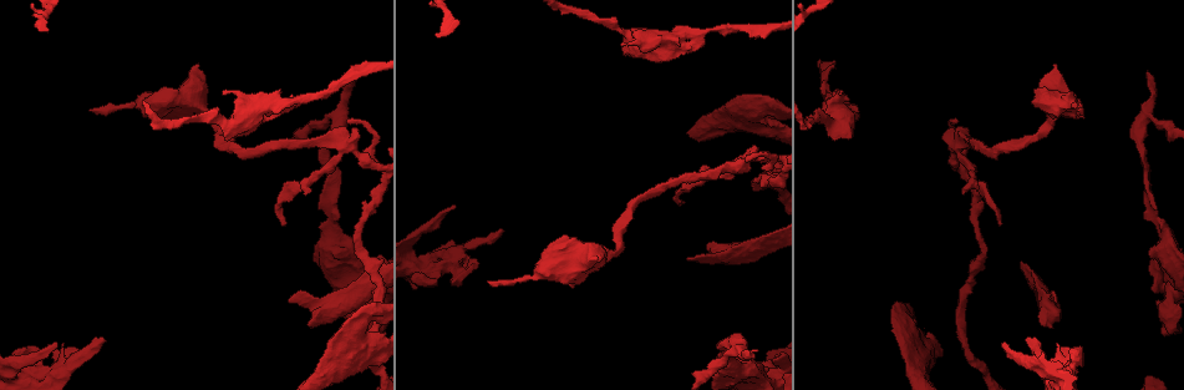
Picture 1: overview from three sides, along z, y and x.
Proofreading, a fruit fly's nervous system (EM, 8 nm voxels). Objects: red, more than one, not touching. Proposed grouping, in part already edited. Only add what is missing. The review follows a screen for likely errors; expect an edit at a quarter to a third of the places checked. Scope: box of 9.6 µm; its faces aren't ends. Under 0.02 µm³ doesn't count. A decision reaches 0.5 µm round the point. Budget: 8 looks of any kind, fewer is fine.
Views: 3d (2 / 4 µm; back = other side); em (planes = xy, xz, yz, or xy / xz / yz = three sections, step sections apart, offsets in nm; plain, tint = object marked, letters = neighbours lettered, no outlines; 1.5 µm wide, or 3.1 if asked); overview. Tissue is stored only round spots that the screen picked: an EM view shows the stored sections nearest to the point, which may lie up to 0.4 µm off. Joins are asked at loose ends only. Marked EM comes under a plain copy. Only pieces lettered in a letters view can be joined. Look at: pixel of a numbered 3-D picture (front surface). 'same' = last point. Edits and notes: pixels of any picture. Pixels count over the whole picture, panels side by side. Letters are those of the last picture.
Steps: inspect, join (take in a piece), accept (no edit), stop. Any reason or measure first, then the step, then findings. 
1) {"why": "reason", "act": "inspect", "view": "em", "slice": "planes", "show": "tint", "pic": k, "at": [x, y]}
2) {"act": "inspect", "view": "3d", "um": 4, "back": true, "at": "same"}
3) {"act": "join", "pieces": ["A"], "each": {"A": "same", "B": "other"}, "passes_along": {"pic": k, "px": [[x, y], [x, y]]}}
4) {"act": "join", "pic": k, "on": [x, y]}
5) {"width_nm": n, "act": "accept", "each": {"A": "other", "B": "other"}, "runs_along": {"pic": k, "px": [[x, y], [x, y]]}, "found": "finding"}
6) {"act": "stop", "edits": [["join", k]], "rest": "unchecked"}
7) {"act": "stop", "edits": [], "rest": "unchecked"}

{"why": "an open end", "act": "inspect", "view": "3d", "um": 4, "back": true, "pic": 1, "at": [708, 247]}

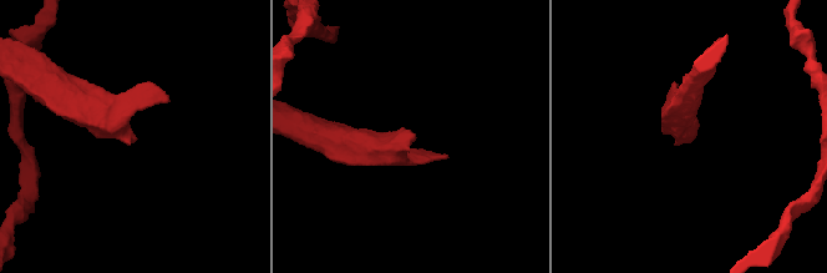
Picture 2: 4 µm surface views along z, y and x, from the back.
{"act": "inspect", "view": "em", "slice": "yz", "step": 4, "show": "tint", "pic": 2, "at": [691, 140]}

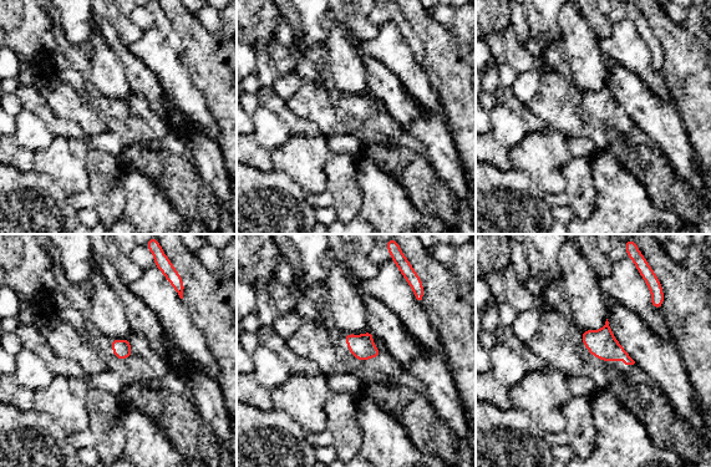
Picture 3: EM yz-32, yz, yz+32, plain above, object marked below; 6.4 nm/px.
{"act": "inspect", "view": "em", "slice": "planes", "show": "letters", "at": "same"}

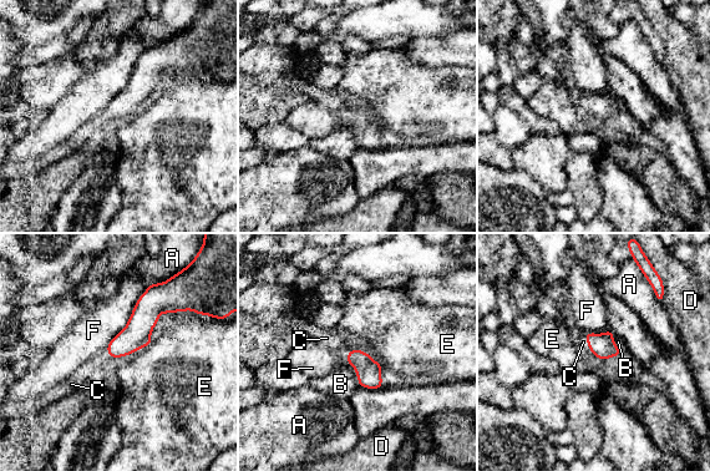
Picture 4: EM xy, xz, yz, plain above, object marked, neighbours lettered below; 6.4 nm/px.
{"width_nm": 160, "act": "join", "pieces": ["C"], "each": {"A": "other", "B": "other", "C": "same", "D": "other", "E": "other", "F": "other"}, "passes_along": {"pic": 4, "px": [[602, 345], [587, 342], [583, 342]]}, "found": "it goes on there"}

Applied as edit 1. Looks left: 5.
{"why": "tapers out", "act": "inspect", "view": "em", "slice": "planes", "show": "letters", "pic": 1, "at": [1146, 73]}

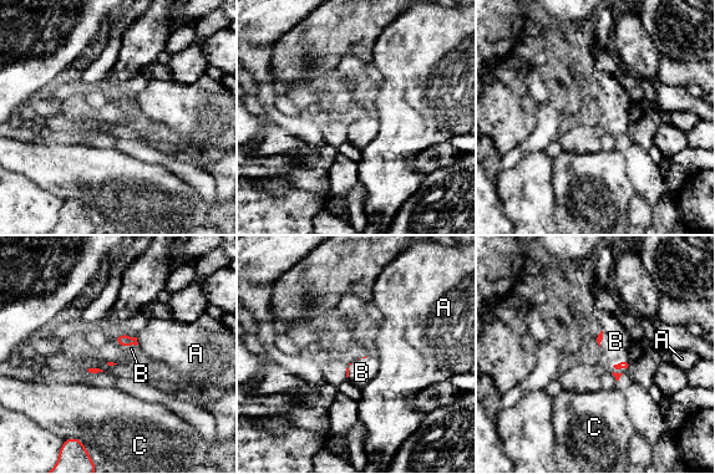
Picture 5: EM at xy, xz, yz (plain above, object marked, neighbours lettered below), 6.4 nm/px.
{"longest_contact_nm": ["B", 80], "act": "join", "pieces": ["B"], "each": {"A": "other", "B": "same", "C": "other"}, "passes_along": {"pic": 5, "px": [[123, 340], [130, 345], [131, 348]]}, "found": "it goes on there"}

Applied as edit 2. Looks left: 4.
{"why": "branch stops here", "act": "inspect", "view": "em", "slice": "xy", "step": 8, "show": "letters", "pic": 1, "at": [1001, 344]}

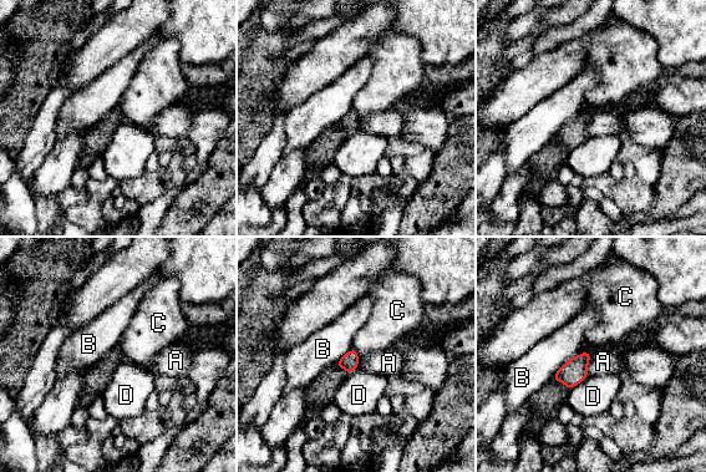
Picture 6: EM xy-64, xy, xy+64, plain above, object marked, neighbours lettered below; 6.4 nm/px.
{"why": "another direction", "act": "inspect", "view": "em", "slice": "xz", "step": 8, "show": "letters", "at": "same"}

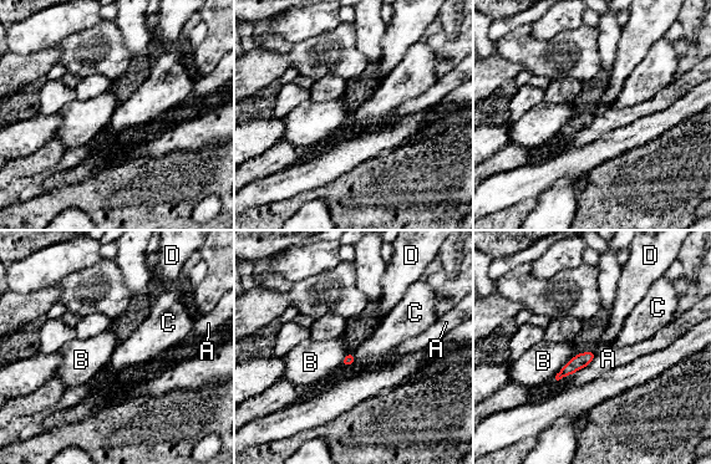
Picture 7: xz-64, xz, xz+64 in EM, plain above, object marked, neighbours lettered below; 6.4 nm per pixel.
{"act": "accept", "each": {"A": "other", "B": "other", "C": "other", "D": "other"}, "border": {"pic": 7, "px": [[575, 353], [554, 378]]}, "found": "none of them fits"}

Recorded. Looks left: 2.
{"act": "stop", "edits": [["join", 4], ["join", 5]], "rest": "unchecked"}

